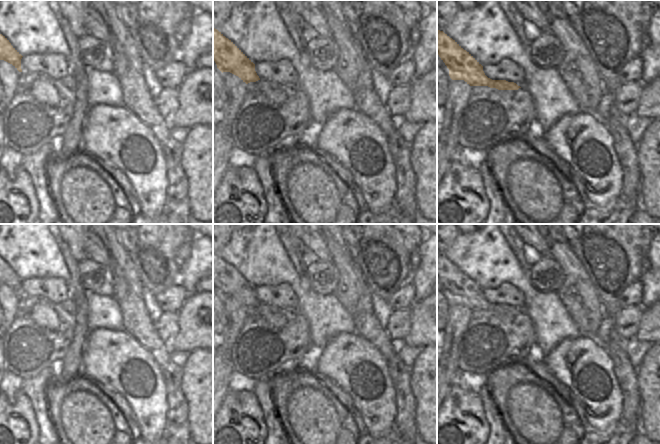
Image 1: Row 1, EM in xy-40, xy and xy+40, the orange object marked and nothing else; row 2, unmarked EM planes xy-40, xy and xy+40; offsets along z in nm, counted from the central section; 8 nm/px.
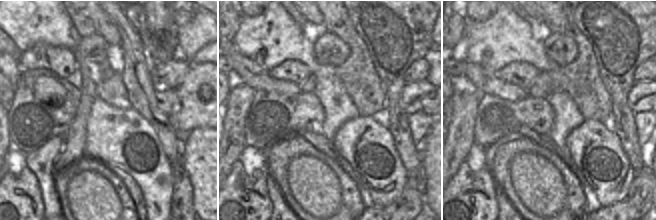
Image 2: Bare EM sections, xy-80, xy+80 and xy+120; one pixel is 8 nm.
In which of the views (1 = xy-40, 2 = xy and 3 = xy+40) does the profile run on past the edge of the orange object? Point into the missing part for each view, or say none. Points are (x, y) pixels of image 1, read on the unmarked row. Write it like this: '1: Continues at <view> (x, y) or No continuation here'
1: No continuation here
2: No continuation here
3: No continuation here.

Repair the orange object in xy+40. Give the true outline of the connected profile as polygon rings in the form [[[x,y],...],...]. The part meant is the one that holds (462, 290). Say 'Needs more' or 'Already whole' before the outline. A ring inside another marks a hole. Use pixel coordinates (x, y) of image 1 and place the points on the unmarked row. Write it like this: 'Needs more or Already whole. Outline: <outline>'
Already whole. Outline: [[[437,254],[437,278],[449,293],[452,304],[464,304],[470,310],[488,310],[498,314],[518,314],[514,306],[488,302],[483,290],[455,264]]]

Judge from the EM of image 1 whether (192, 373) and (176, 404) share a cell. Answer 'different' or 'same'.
different

